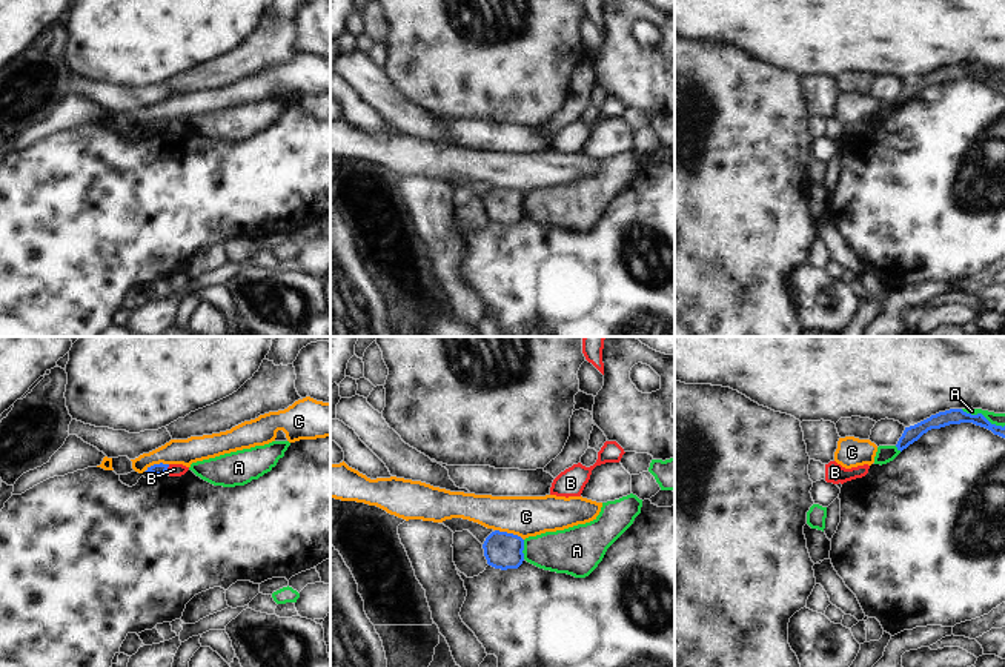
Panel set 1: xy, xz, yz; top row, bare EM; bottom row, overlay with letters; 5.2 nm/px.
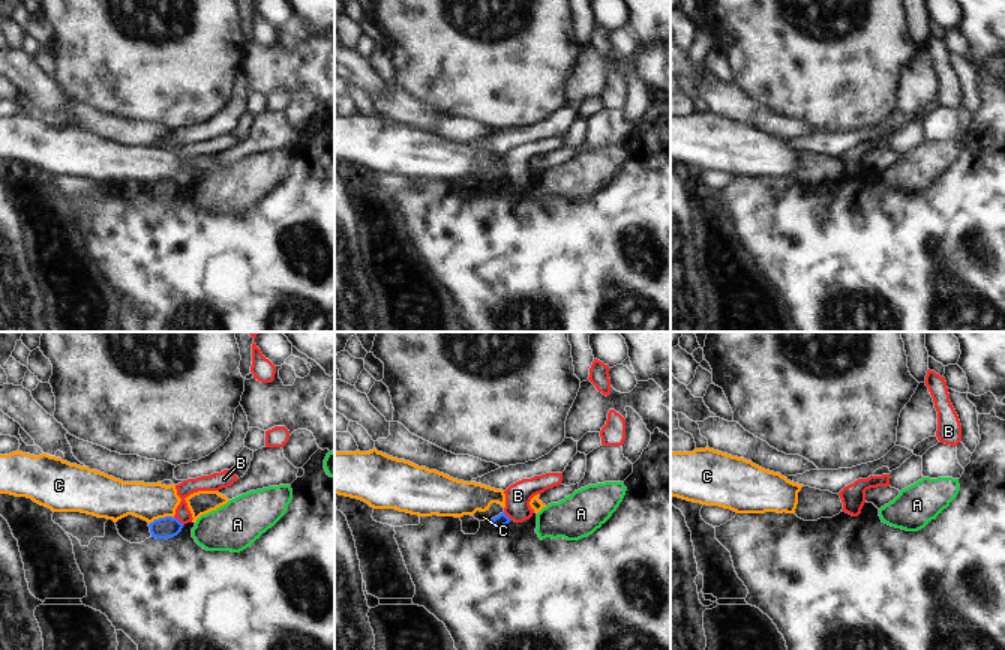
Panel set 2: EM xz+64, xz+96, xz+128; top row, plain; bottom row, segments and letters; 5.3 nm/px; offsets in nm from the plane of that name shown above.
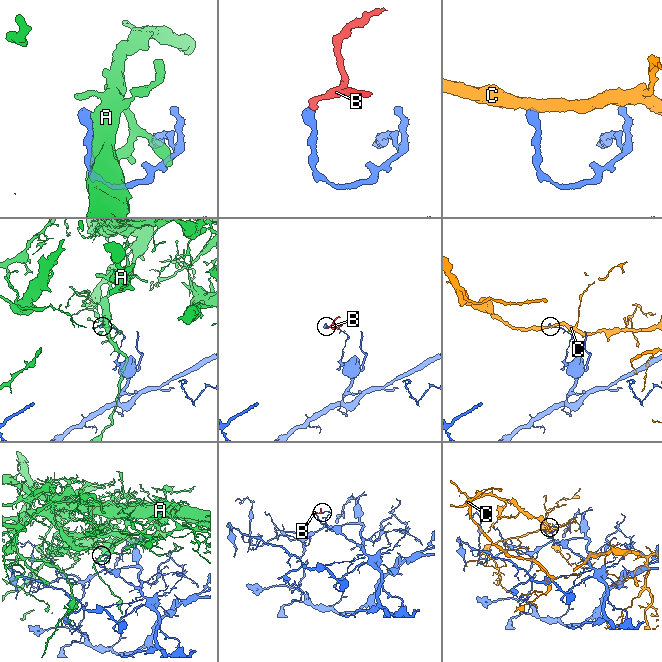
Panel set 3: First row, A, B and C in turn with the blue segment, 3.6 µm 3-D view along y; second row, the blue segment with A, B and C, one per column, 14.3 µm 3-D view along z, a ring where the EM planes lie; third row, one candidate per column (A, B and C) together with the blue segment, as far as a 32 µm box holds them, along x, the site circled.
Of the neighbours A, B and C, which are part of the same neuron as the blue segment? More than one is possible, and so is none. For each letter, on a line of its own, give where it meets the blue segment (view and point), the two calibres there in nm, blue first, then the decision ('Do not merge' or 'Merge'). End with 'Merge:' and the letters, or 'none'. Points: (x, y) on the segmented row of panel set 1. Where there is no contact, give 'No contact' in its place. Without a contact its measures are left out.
A: Touches blue at yz (981, 414). Thickness 80 nm (blue) against 60 nm. Do not merge
B: Touches blue at xy (166, 469). Thickness 60 nm (blue) against 60 nm. Do not merge
C: Touches blue at xz (509, 534). Thickness 190 nm (blue) against 220 nm. Do not merge
Merge: none.

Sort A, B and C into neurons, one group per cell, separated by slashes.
A / B / C

